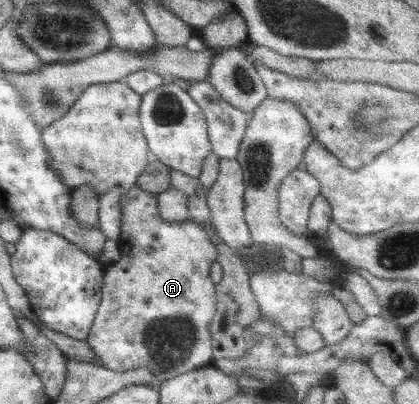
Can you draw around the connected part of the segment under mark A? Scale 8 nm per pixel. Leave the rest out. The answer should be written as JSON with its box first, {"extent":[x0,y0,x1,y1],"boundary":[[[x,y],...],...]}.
{"extent":[86,184,217,381],"boundary":[[[134,184],[128,192],[121,197],[122,219],[120,235],[117,240],[120,247],[121,258],[115,262],[108,262],[104,268],[104,283],[102,286],[102,299],[95,313],[93,324],[91,325],[86,341],[95,353],[98,364],[103,368],[110,368],[115,372],[123,372],[124,370],[133,370],[134,368],[146,368],[150,373],[160,381],[169,380],[175,375],[187,374],[195,369],[212,365],[212,347],[210,340],[210,324],[216,313],[216,285],[210,278],[210,266],[216,261],[217,249],[200,224],[192,220],[183,221],[181,223],[171,223],[163,220],[158,209],[158,195],[143,190],[138,184]]]}

